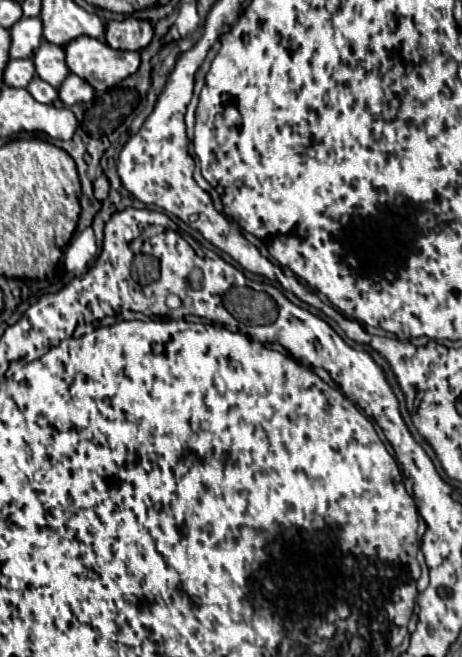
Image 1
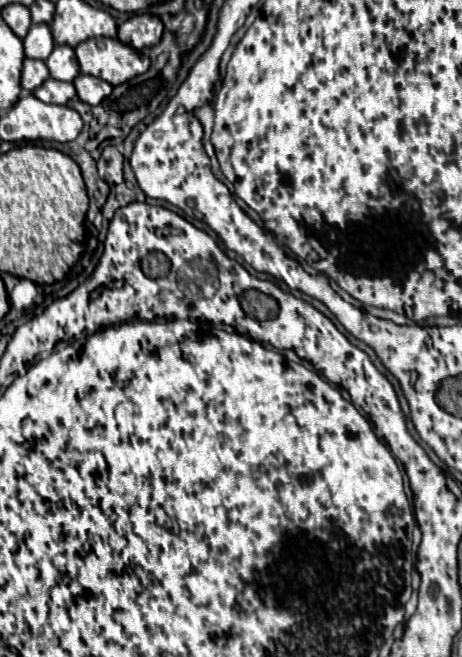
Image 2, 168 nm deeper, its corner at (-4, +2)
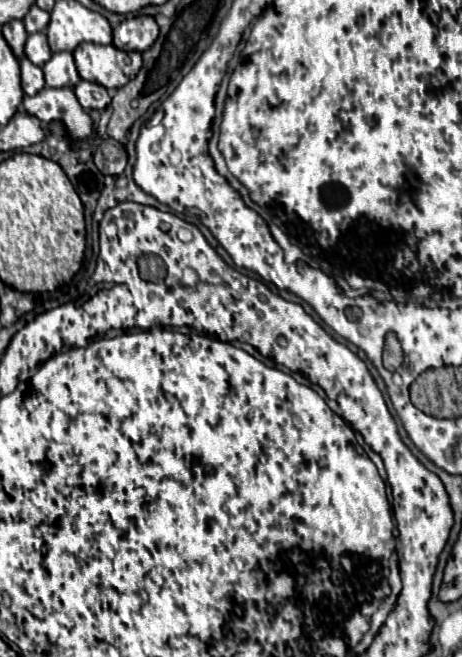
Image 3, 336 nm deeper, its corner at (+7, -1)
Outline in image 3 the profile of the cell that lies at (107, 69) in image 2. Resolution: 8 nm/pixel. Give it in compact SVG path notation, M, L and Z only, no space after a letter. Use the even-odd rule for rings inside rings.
M81 43L73 51L81 79L99 83L107 89L119 89L129 83L141 69L141 55L127 53L115 45Z

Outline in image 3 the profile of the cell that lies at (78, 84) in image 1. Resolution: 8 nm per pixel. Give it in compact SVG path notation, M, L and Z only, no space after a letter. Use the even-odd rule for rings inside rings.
M79 81L79 85L73 89L79 103L83 105L83 109L91 111L91 109L105 109L111 103L111 95L105 87L97 85L97 83L89 83L89 81Z

